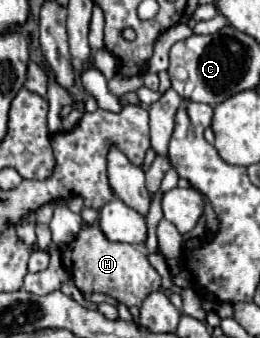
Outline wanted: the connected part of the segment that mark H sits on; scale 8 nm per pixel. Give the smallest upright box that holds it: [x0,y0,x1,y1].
[71,223,161,307]

